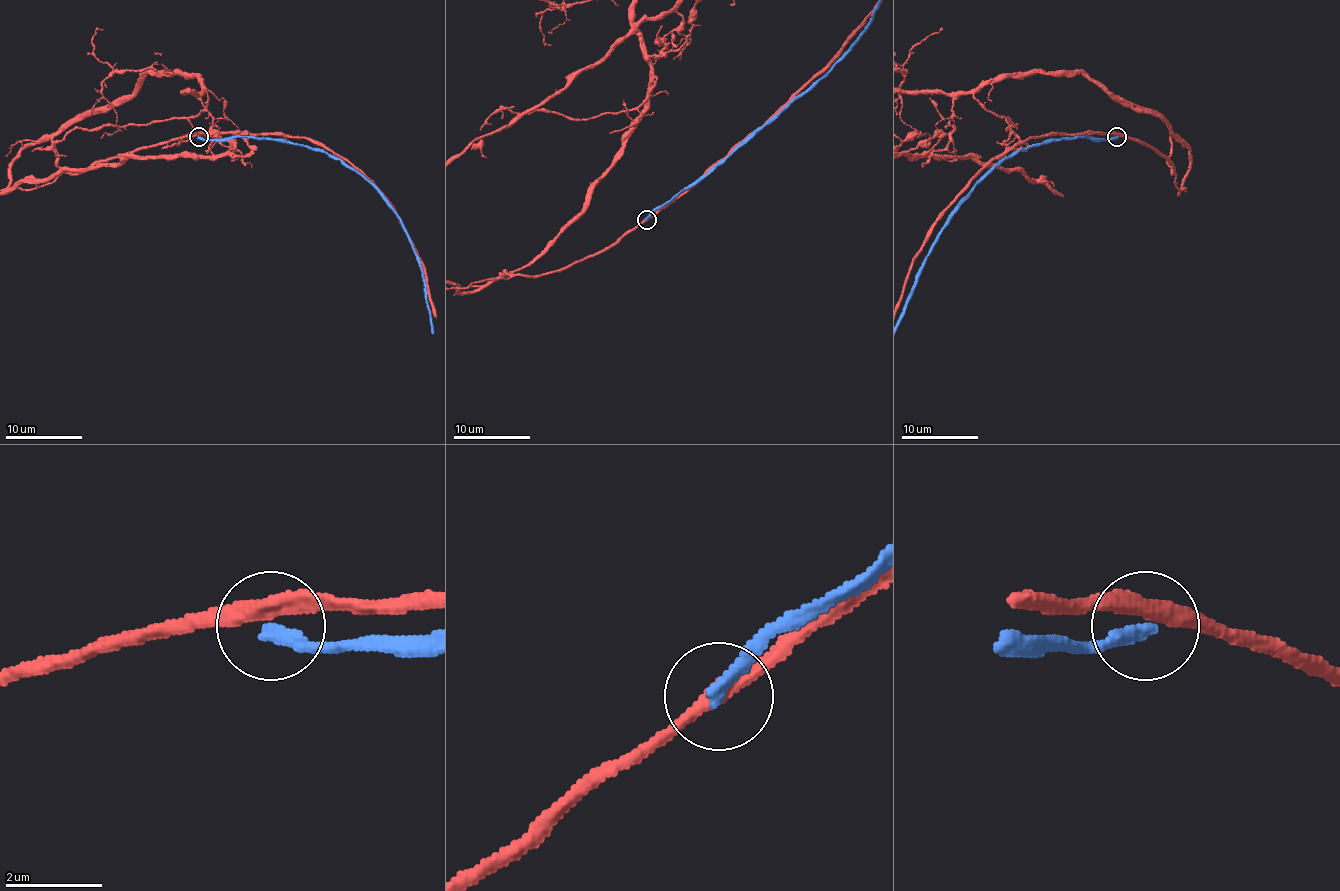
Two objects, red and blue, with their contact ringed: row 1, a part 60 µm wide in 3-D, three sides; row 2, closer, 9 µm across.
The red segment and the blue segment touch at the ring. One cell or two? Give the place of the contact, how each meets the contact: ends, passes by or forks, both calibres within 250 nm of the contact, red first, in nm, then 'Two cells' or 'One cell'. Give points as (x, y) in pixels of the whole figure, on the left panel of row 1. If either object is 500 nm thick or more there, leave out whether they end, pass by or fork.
Place: (198, 137). At the ring red passes by. At the ring blue ends. Thickness 320 nm (red) against 280 nm. Two cells

